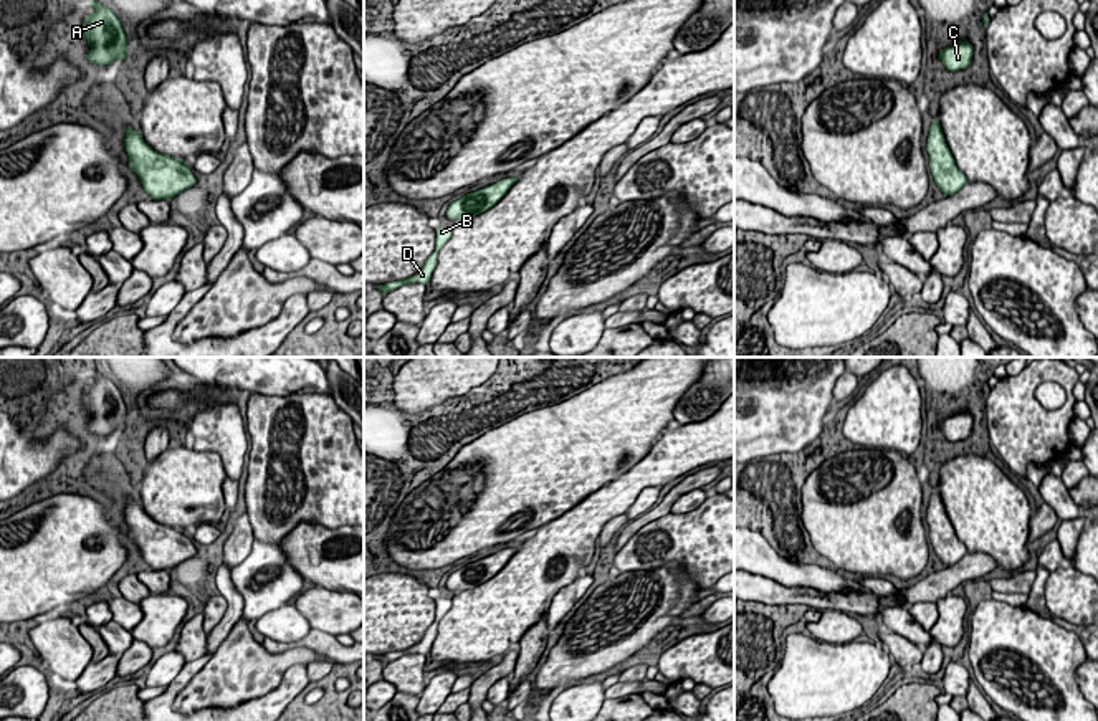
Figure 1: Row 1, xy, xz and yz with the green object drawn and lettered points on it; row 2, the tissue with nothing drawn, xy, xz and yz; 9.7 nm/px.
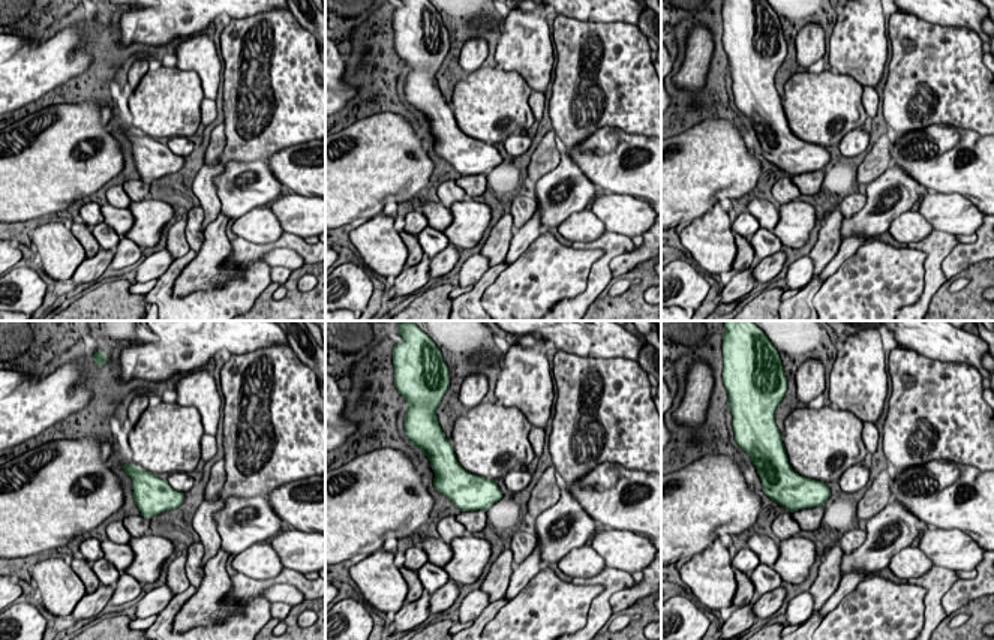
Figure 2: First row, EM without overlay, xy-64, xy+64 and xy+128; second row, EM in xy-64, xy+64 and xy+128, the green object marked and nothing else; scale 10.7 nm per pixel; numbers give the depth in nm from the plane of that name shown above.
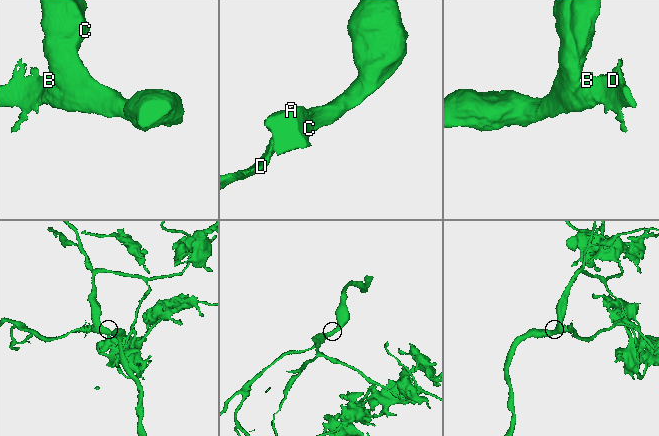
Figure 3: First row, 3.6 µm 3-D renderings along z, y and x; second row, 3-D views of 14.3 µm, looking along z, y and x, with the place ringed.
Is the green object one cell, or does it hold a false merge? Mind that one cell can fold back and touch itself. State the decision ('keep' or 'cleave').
keep

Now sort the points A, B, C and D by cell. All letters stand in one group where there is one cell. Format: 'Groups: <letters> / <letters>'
Groups: A B C D

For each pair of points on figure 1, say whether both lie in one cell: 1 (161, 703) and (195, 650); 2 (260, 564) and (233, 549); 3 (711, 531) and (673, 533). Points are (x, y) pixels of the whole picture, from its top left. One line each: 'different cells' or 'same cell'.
1: same cell
2: different cells
3: same cell

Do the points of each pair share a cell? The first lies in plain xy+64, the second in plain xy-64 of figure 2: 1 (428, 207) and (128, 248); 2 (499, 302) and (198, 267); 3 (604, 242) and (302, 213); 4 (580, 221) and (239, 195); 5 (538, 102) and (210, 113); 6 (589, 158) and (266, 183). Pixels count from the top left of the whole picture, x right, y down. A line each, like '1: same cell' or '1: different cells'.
1: different cells
2: same cell
3: different cells
4: different cells
5: same cell
6: different cells

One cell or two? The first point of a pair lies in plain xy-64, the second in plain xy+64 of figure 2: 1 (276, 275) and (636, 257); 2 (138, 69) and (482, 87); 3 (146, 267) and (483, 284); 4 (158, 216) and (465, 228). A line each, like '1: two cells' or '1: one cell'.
1: one cell
2: two cells
3: two cells
4: one cell

